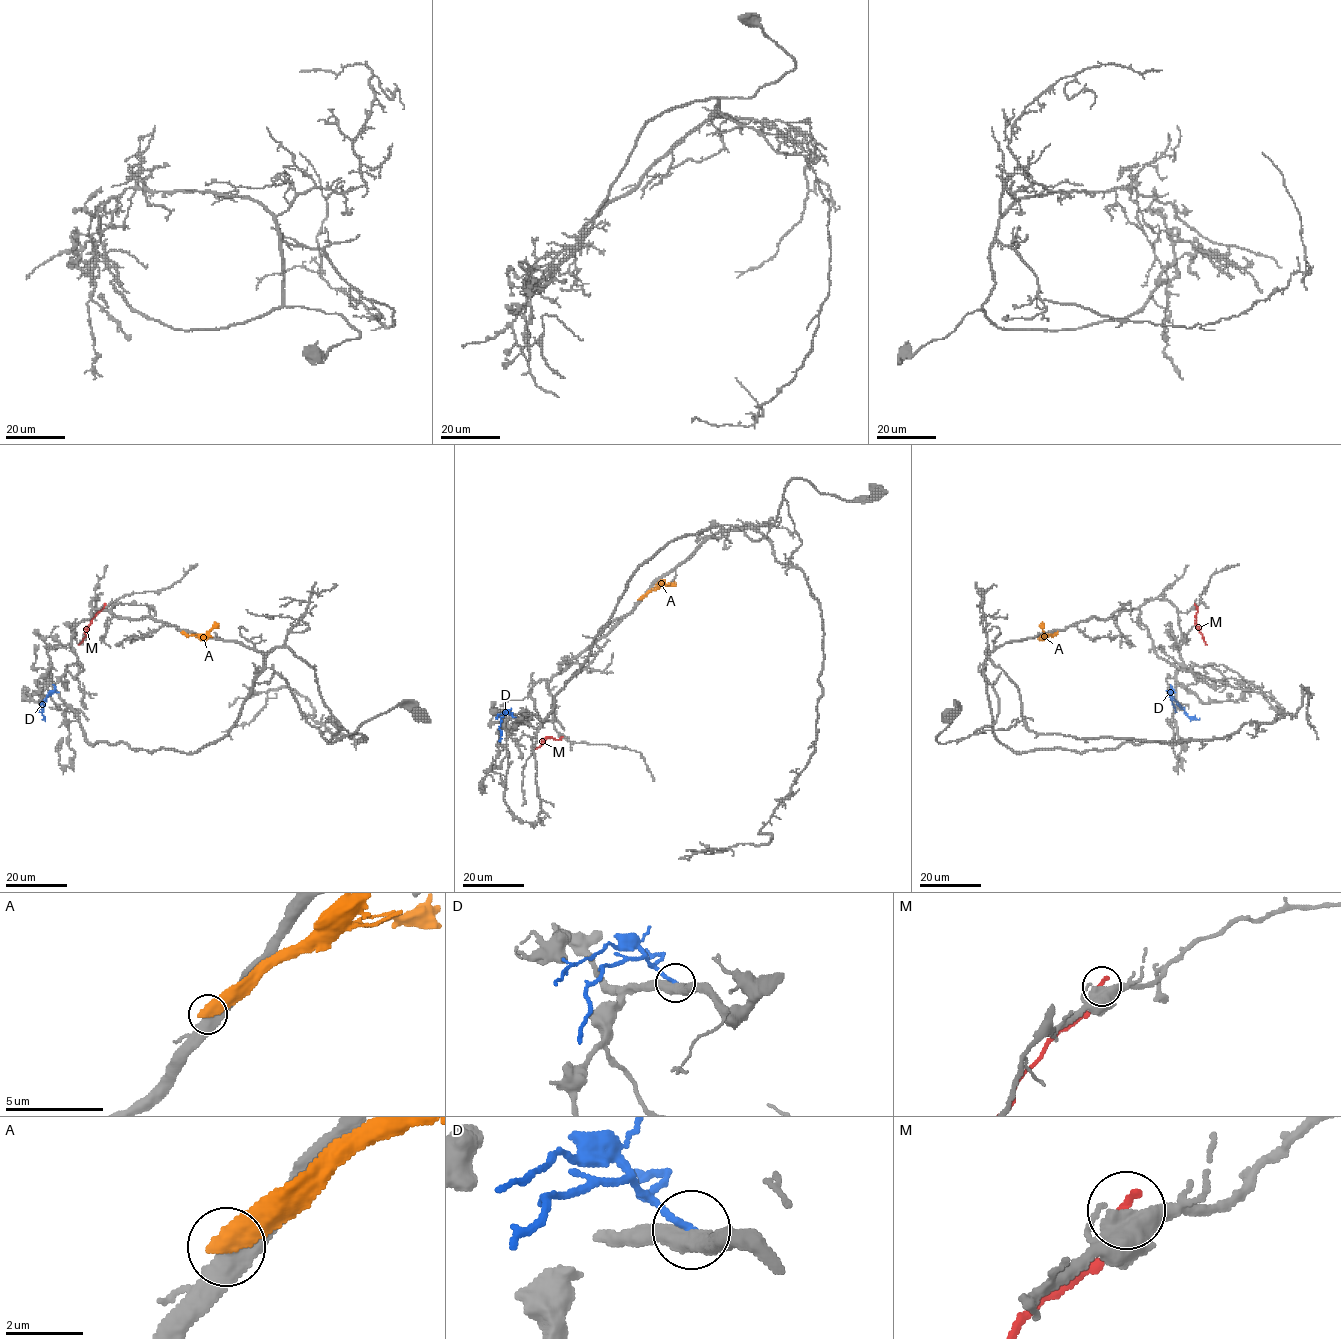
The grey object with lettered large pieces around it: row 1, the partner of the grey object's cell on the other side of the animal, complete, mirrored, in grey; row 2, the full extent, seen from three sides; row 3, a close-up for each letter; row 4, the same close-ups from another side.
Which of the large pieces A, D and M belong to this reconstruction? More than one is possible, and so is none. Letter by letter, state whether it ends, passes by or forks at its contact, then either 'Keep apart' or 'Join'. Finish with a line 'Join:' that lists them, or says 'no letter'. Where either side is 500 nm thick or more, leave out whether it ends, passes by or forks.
A: Keep apart
D: It ends there. Keep apart
M: Keep apart
Join: no letter

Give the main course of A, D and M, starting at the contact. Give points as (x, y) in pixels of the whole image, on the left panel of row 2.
A: (182, 632), (204, 635), (214, 621)
D: (57, 691), (50, 694), (43, 702), (43, 718)
M: (104, 605), (78, 645)

